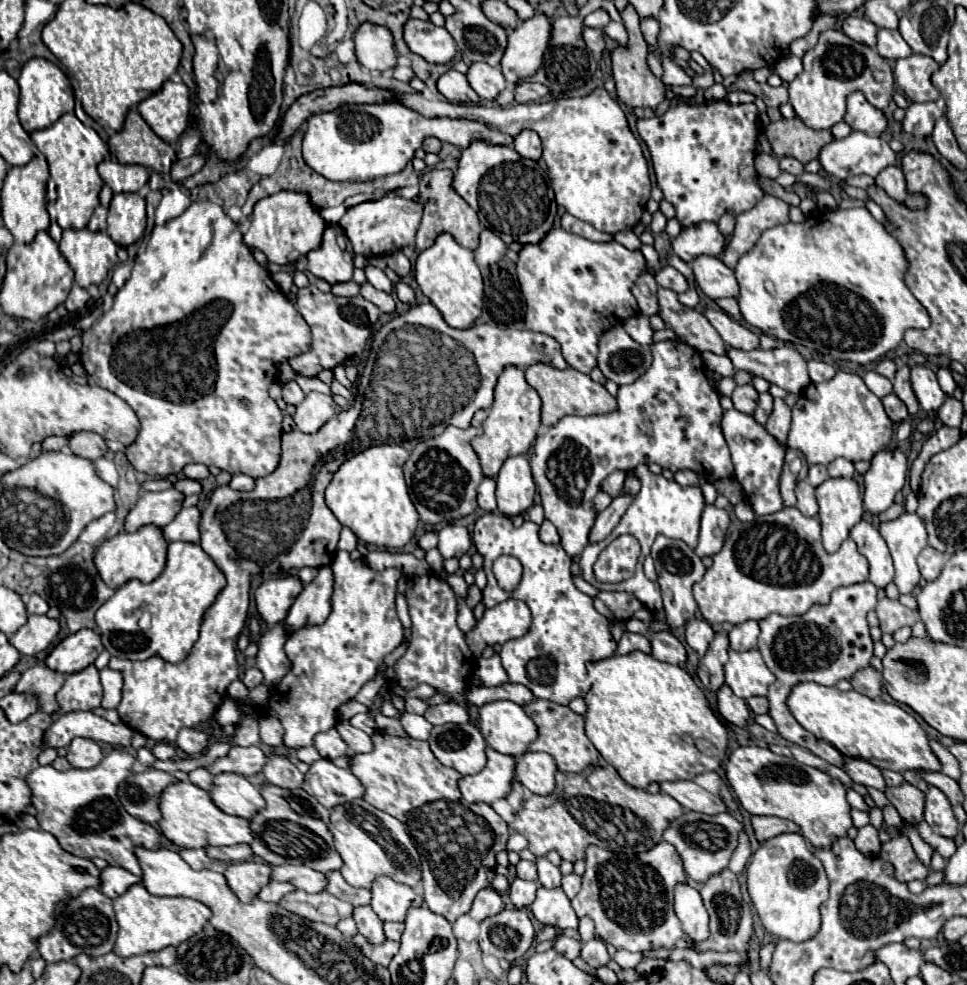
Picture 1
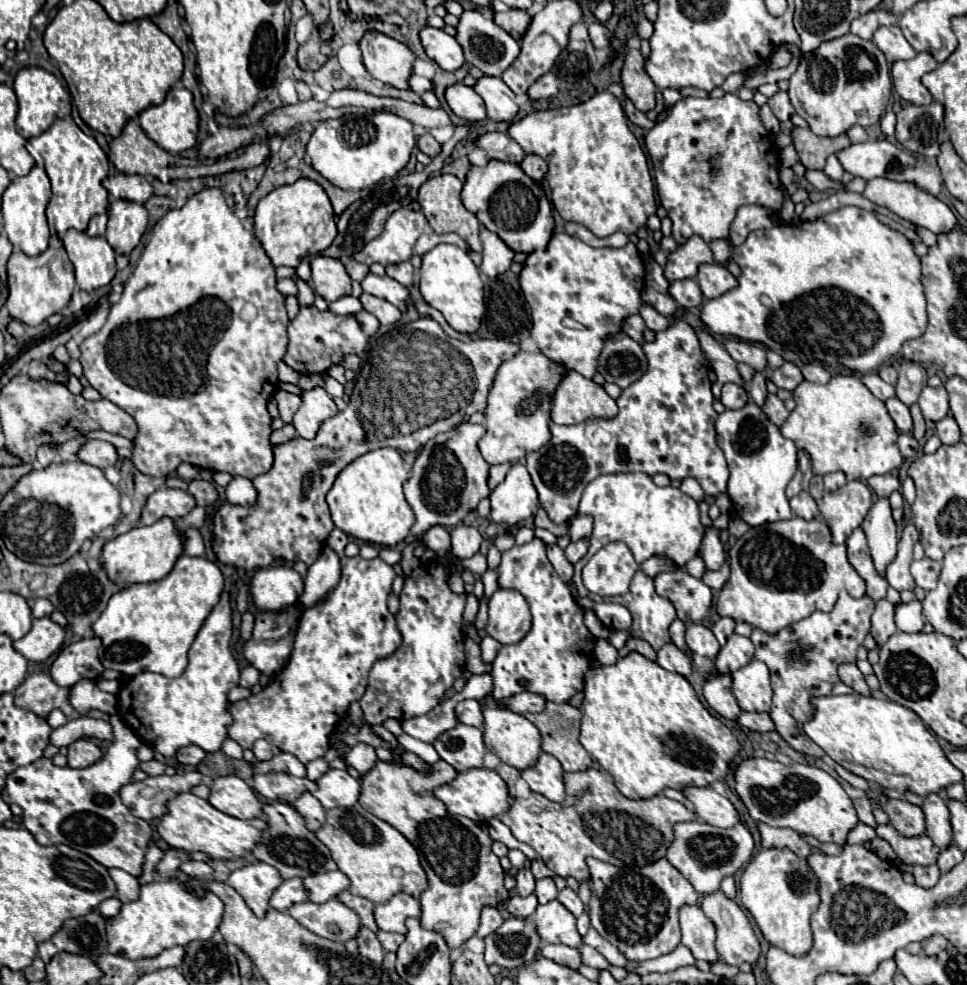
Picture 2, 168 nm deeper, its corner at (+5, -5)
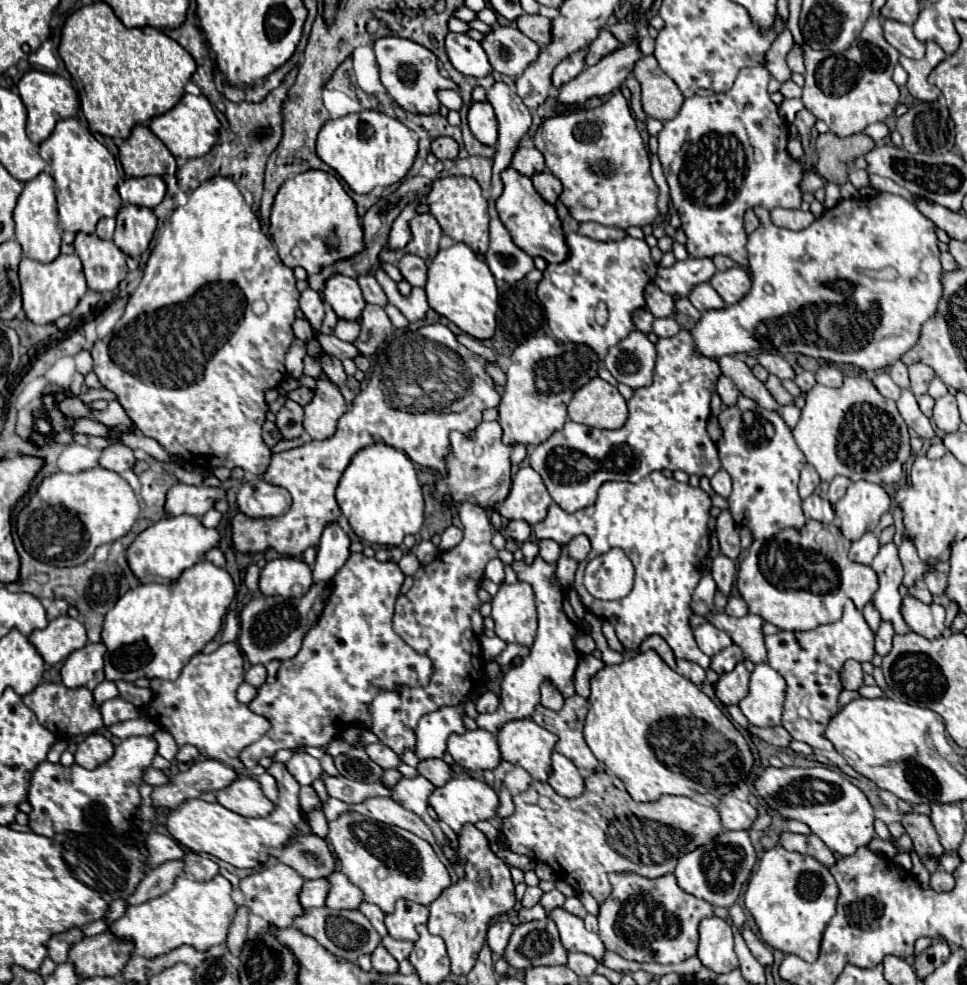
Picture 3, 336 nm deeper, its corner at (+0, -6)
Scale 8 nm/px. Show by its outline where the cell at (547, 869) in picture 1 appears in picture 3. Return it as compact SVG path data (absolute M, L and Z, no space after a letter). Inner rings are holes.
M557 888L551 890L551 892L545 892L545 894L541 896L541 904L543 904L543 908L545 908L547 912L551 912L553 908L563 906L563 902L565 902L565 896L563 896Z

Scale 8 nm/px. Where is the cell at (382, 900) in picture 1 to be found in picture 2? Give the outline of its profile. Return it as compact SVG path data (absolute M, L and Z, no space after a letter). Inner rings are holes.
M396 893L388 903L376 905L374 917L382 931L406 933L404 921L408 917L420 917L420 901L406 893Z

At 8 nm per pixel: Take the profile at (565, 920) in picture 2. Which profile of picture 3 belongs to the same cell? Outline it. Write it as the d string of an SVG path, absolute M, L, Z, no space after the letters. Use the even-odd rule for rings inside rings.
M555 908L549 912L549 918L555 922L561 934L563 948L567 948L569 952L585 952L593 956L597 962L601 962L605 946L597 934L585 930L583 920L579 916L573 916L565 908Z

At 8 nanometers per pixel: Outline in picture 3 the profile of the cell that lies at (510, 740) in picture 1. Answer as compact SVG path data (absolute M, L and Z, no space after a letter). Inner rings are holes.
M531 718L511 720L497 732L503 760L525 768L535 780L545 782L551 772L551 752L557 738Z

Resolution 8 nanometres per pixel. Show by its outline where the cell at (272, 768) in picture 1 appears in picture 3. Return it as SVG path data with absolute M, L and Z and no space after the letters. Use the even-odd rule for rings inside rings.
M265 772L265 774L257 776L257 782L261 784L263 794L265 794L273 804L277 804L277 784L275 784L275 778Z

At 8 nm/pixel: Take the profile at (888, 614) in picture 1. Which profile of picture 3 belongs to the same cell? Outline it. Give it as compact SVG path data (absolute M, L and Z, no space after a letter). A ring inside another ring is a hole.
M881 620L879 624L879 630L875 634L875 652L879 656L885 656L889 650L891 650L891 640L895 636L895 630L893 630L893 624L887 622L887 620Z

